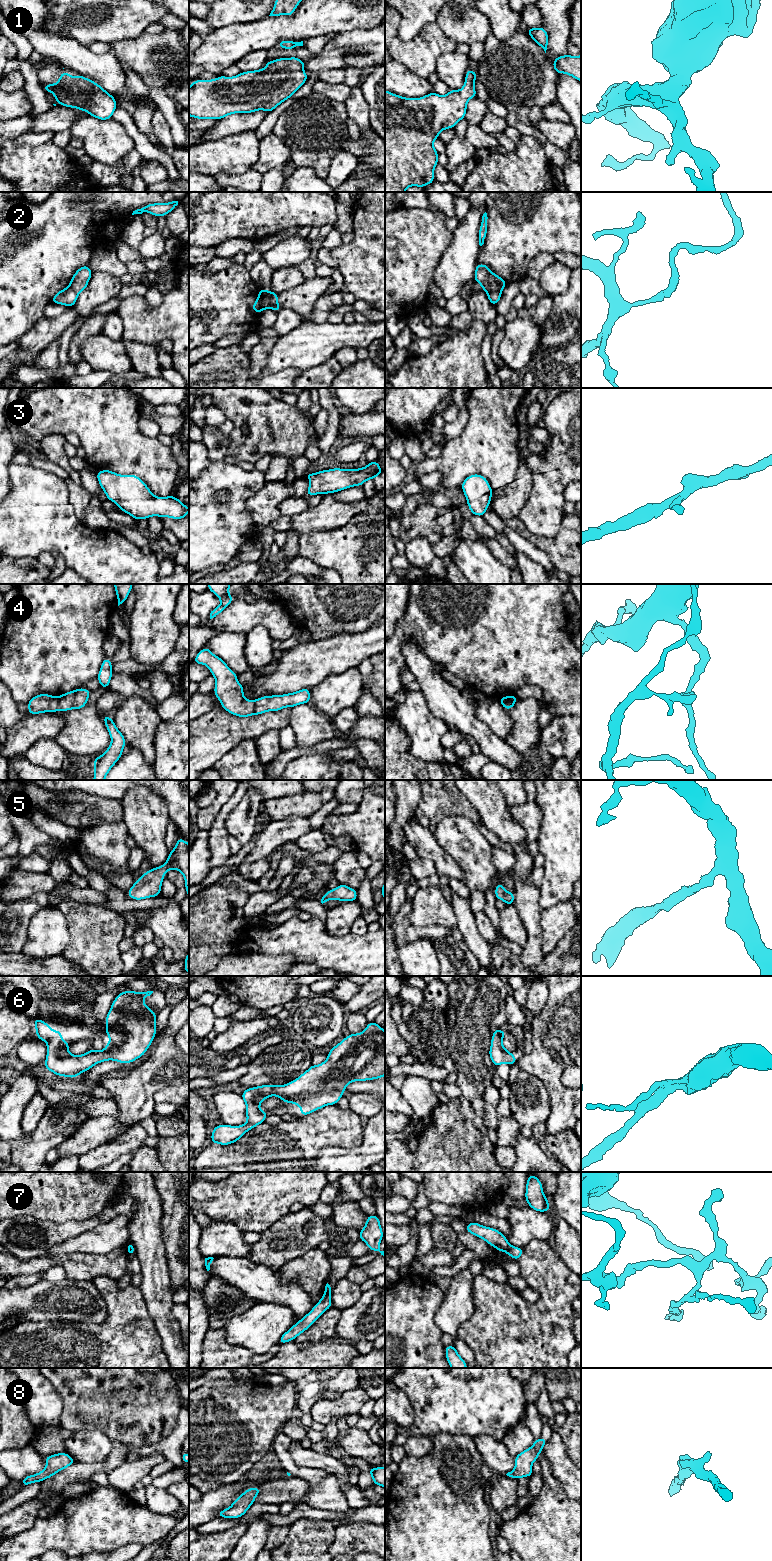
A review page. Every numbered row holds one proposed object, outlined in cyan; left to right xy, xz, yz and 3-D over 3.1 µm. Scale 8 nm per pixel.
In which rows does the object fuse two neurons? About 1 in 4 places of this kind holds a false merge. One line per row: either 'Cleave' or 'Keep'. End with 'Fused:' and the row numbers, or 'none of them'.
1: Keep
2: Cleave
3: Keep
4: Cleave
5: Keep
6: Keep
7: Cleave
8: Keep
Fused: 2, 4, 7

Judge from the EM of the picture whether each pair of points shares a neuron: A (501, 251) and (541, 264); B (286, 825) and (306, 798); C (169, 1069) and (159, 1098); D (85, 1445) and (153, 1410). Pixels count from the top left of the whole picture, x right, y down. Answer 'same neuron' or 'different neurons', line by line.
A: different neurons
B: different neurons
C: different neurons
D: different neurons

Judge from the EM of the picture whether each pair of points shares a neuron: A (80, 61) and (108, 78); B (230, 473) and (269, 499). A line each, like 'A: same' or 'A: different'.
A: same
B: different

